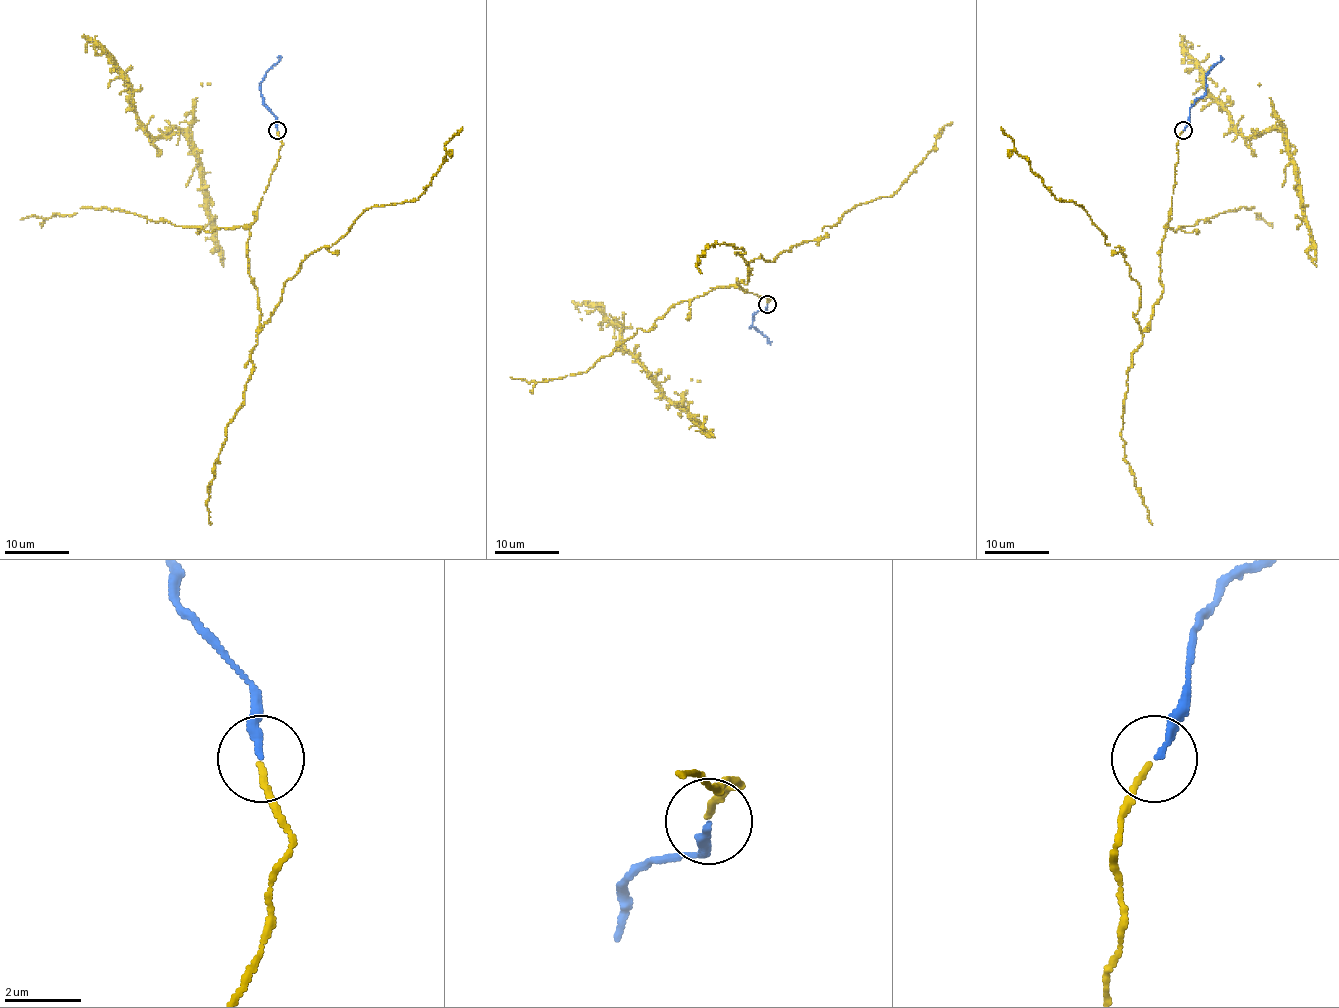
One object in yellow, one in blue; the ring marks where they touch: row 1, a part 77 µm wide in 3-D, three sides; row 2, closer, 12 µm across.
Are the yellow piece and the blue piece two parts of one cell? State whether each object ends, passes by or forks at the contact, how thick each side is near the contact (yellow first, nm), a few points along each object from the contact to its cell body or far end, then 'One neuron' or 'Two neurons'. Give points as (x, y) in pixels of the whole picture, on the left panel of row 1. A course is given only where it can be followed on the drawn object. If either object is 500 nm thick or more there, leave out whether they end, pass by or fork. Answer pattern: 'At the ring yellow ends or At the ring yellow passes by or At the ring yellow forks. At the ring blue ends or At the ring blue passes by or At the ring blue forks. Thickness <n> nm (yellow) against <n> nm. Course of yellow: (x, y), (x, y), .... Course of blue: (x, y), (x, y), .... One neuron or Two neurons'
At the ring yellow ends. At the ring blue ends. Thickness 150 nm (yellow) against 190 nm. Course of yellow: (277, 130), (278, 161), (248, 239), (259, 331), (313, 252), (337, 242), (366, 210), (415, 202), (462, 127). Course of blue: (277, 130), (275, 117), (261, 94), (261, 81), (280, 60), (280, 55). One neuron

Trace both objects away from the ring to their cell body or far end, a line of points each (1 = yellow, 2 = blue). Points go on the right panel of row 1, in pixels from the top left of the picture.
1: (1183, 130), (1162, 297), (1142, 331), (1139, 284), (1120, 247), (1076, 203), (1059, 202), (1001, 127)
2: (1183, 130), (1189, 107), (1204, 94), (1206, 75), (1220, 60), (1220, 55)

